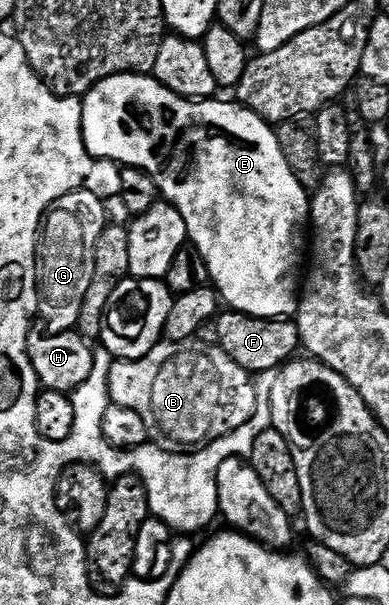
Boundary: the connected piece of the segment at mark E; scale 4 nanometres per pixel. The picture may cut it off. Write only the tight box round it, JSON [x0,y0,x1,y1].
[81,73,311,319]

